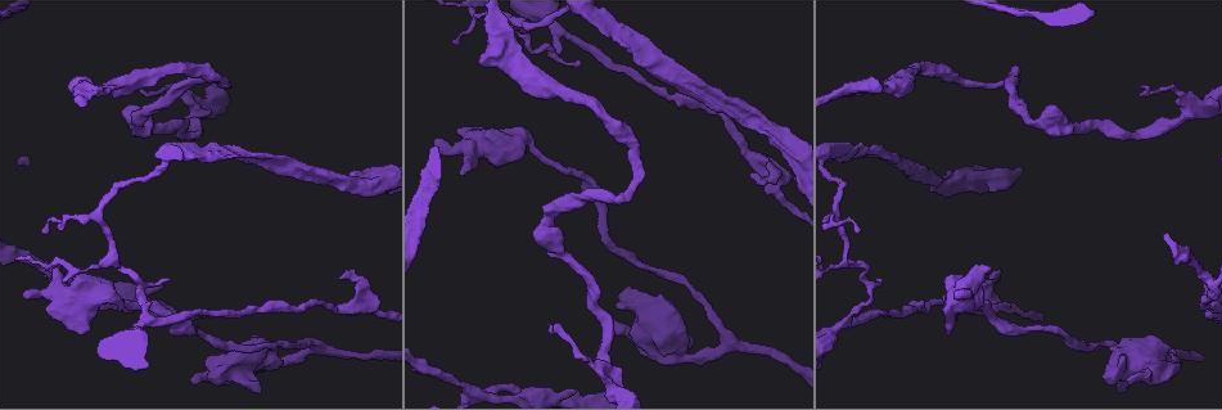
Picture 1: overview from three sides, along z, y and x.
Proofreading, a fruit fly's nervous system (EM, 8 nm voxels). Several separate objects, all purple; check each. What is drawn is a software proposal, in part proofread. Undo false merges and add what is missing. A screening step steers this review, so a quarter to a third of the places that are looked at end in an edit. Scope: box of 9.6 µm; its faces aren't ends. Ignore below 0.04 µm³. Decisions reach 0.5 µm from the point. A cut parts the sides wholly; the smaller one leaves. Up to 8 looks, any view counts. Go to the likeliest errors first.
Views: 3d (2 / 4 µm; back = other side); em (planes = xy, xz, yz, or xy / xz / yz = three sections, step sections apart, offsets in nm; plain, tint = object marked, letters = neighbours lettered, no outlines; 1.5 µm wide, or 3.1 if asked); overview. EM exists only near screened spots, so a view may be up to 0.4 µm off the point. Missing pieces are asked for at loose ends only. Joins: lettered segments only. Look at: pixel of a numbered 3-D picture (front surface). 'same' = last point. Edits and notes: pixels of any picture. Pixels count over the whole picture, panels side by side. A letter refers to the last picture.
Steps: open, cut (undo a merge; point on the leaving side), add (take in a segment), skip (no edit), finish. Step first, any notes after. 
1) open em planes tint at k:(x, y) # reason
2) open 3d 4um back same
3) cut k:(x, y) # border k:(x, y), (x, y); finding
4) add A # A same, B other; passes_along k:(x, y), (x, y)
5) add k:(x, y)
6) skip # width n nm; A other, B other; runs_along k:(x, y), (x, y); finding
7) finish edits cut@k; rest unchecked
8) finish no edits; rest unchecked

open 3d 2um at 1:(1012, 71) # sharp bend

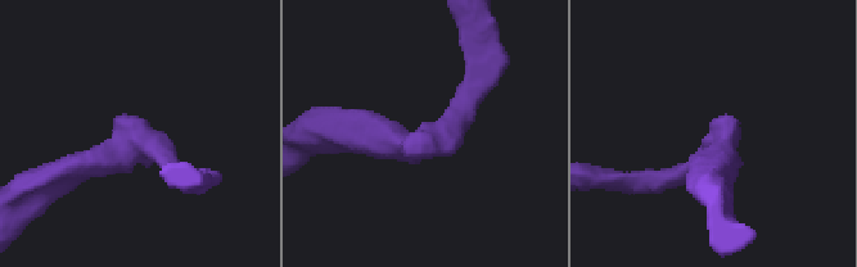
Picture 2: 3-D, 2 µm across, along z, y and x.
open em planes letters at 2:(147, 141) # arm_widths 180, 190 nm

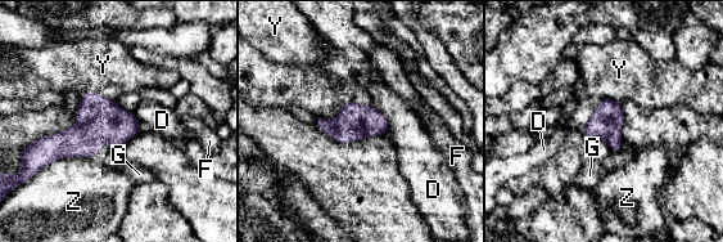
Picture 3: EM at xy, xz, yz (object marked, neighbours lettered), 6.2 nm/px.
skip # width 200 nm; D other, F other, G other, Y other, Z other; border 3:(371, 104), (387, 120), (387, 131); continuous, no second cell

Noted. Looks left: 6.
open em yz step 4 tint at 1:(852, 264) # narrows sharply

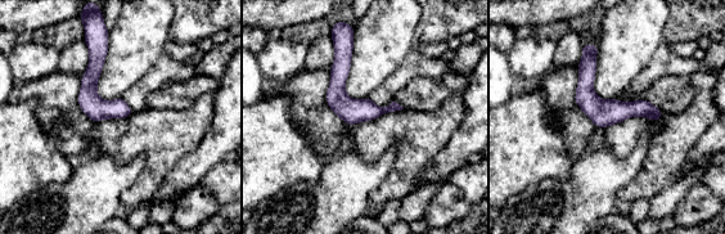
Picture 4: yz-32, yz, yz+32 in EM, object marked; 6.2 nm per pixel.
open em yz step 4 letters same

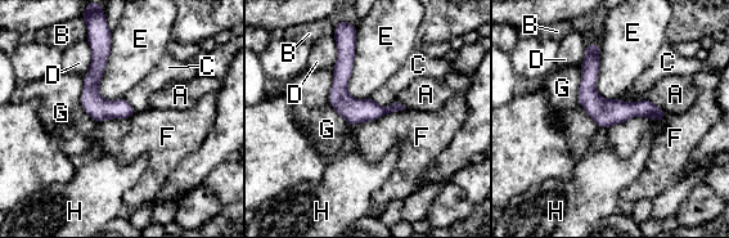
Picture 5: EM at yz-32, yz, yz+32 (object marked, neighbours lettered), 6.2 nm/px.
skip # A other, B other, C other, D other, E other, F other, G other, H other; runs_along 5:(588, 48), (590, 94), (606, 109), (660, 116); all the same cell

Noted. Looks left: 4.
open em planes letters at 1:(724, 345) # abrupt turn

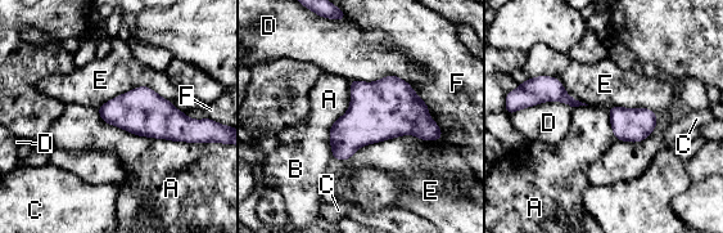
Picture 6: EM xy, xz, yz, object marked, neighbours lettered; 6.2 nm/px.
skip # A other, B other, C other, D other, E other, F other; border 6:(96, 108), (135, 134), (199, 143); one cell here

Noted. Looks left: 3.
finish no edits; rest unchecked

